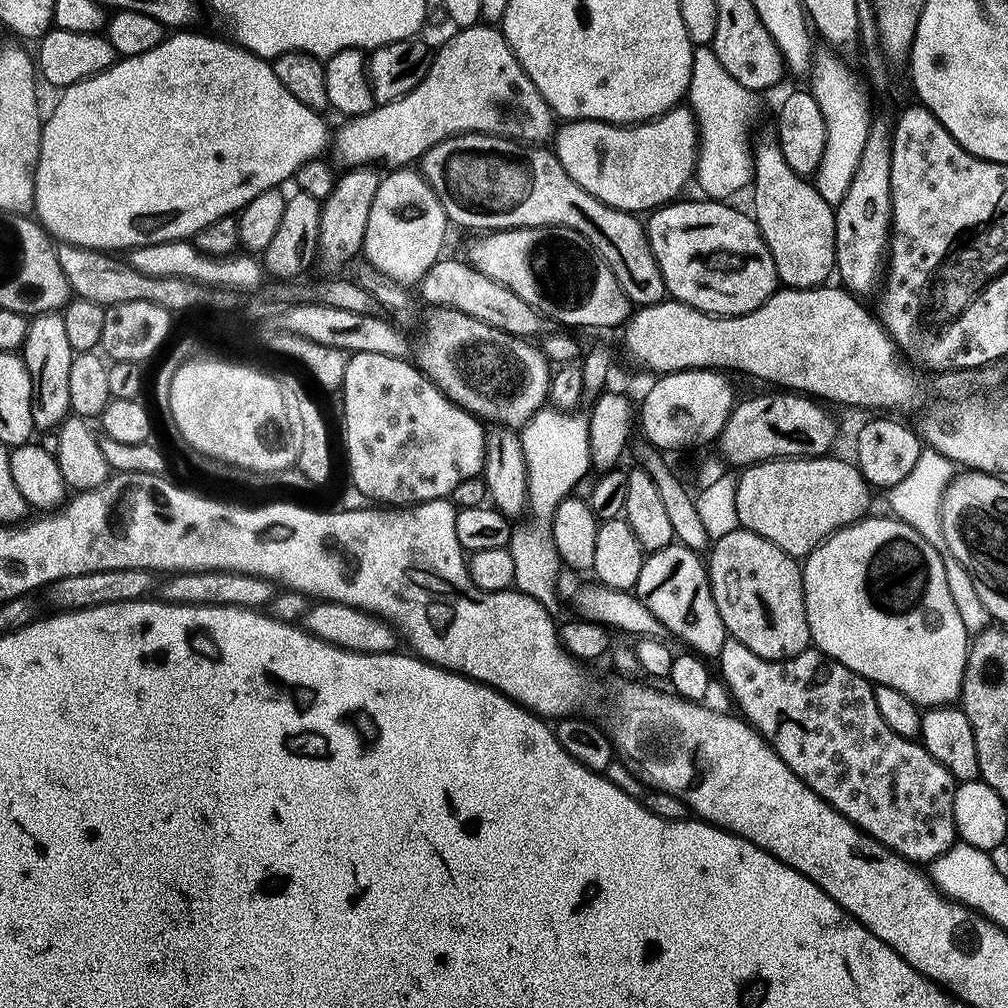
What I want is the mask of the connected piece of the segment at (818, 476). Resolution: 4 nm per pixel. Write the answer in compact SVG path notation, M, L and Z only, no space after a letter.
M829 454L749 464L737 482L739 527L774 542L793 558L804 558L838 529L863 520L870 512L870 485L855 463L834 457Z

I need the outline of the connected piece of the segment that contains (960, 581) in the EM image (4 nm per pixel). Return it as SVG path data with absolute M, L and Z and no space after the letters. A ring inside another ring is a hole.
M924 450L918 458L918 466L914 466L914 470L910 470L910 474L906 474L906 478L898 482L898 486L887 489L886 496L889 506L892 507L891 515L897 520L906 522L914 530L918 530L918 534L922 534L922 538L926 538L926 542L930 542L930 546L938 550L942 558L942 566L946 566L946 582L950 586L950 598L954 598L954 606L958 606L962 626L966 626L970 634L979 634L989 627L988 611L986 606L982 606L982 598L978 598L978 590L974 590L972 575L964 569L962 562L958 562L958 558L954 558L954 554L950 554L950 546L946 546L946 534L942 534L940 503L953 475L952 461L937 452Z

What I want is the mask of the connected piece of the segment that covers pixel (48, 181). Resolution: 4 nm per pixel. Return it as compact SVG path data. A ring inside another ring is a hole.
M192 30L173 31L165 35L164 40L154 46L154 50L117 59L105 72L99 72L89 80L80 80L59 93L60 101L57 102L52 117L49 120L47 117L42 124L34 205L35 215L45 233L51 234L57 241L76 244L79 248L99 249L109 254L124 254L133 248L158 242L188 240L195 237L202 226L210 226L210 222L220 216L239 213L251 200L258 198L258 194L271 188L280 188L283 180L291 181L303 163L325 155L330 144L330 128L328 132L328 124L323 120L325 117L310 106L302 106L302 102L298 102L298 98L294 98L294 94L290 94L290 90L278 82L278 74L274 74L269 61L240 47L231 39L219 40L216 36L203 36L200 32L188 31Z

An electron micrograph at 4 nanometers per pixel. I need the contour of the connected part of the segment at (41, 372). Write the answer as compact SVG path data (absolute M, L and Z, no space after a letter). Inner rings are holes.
M41 312L39 316L29 319L22 355L32 379L33 429L59 429L72 412L70 406L70 362L74 355L70 342L66 339L66 322L60 312Z

